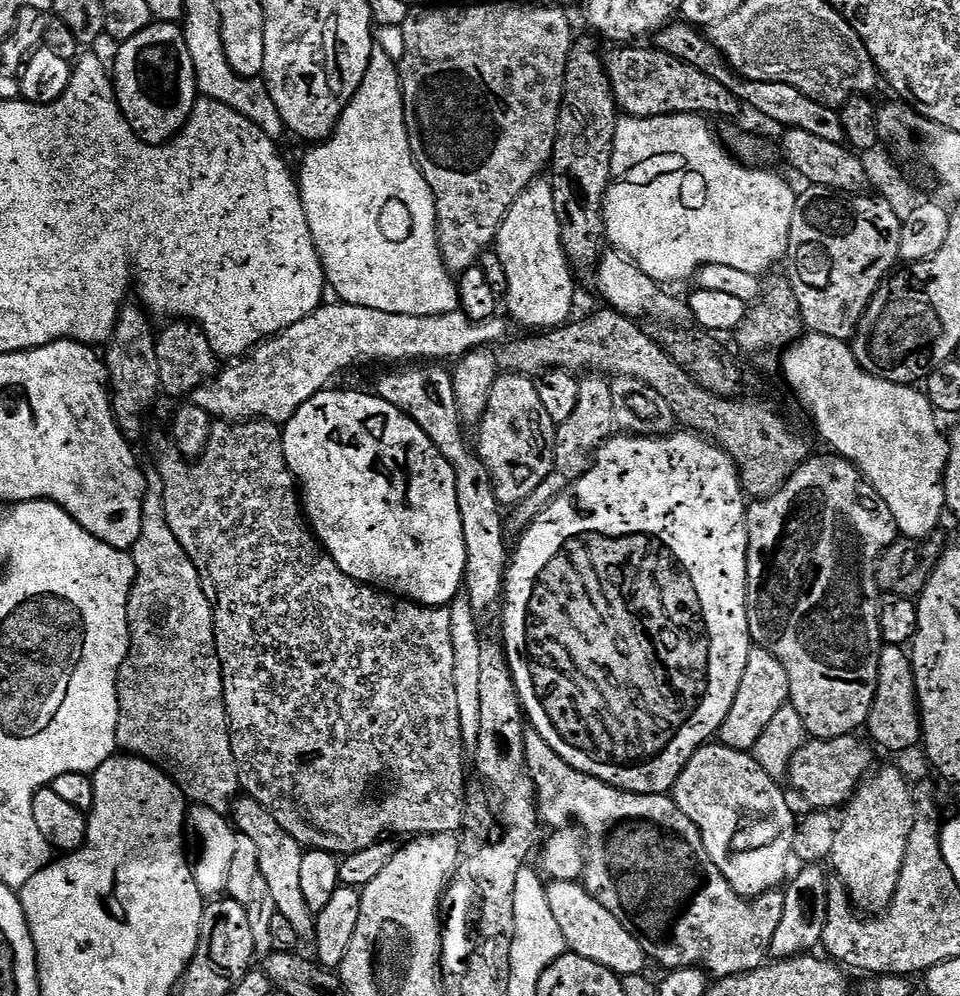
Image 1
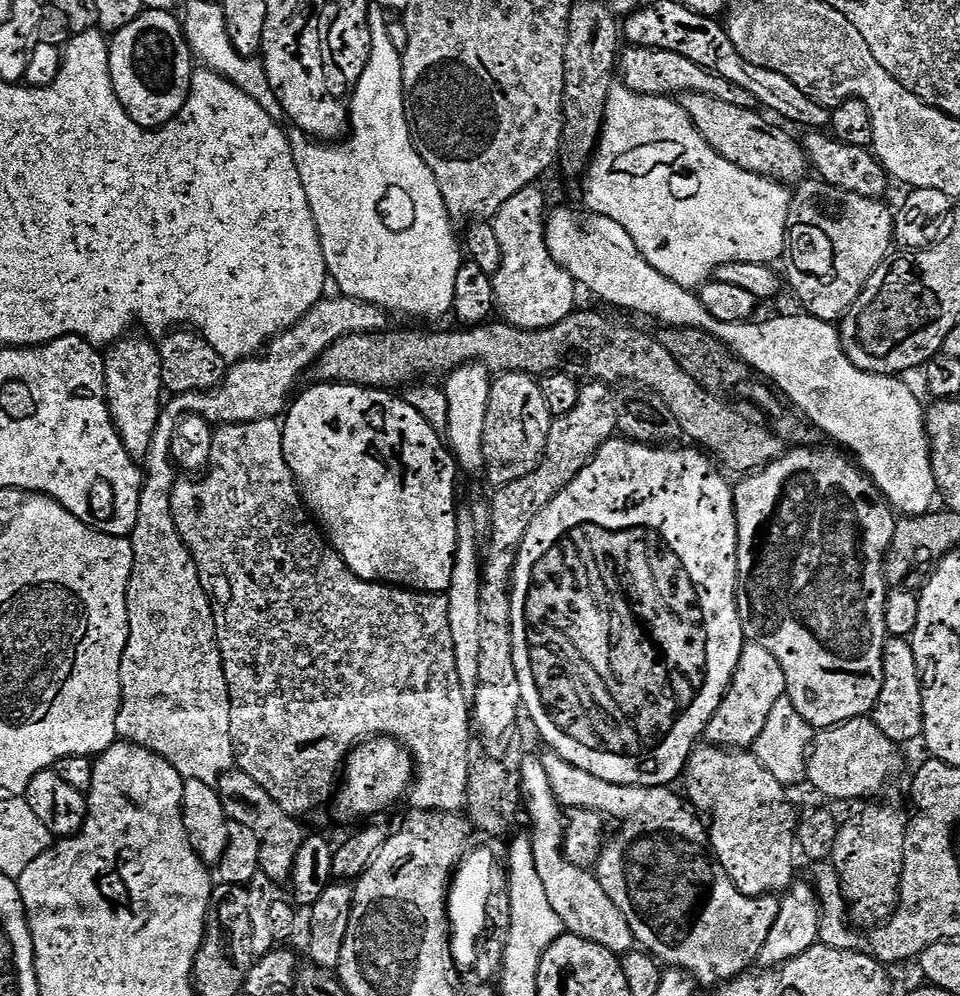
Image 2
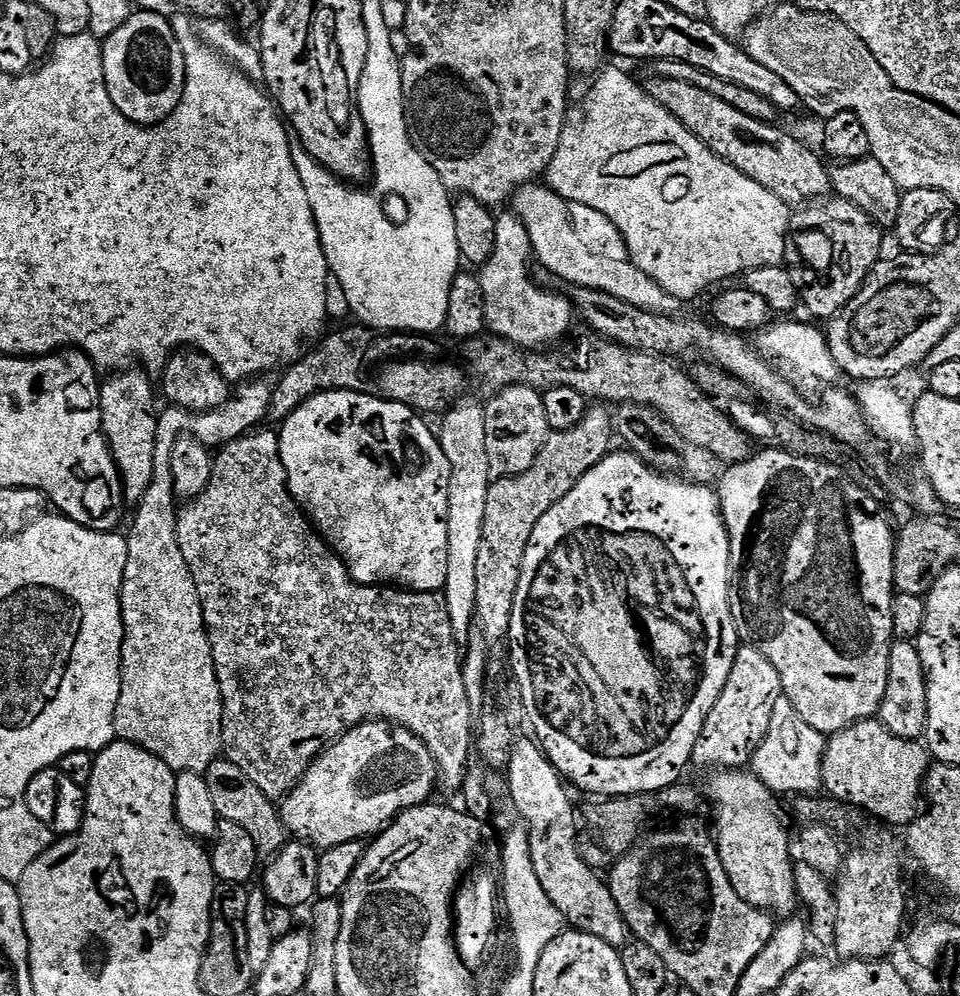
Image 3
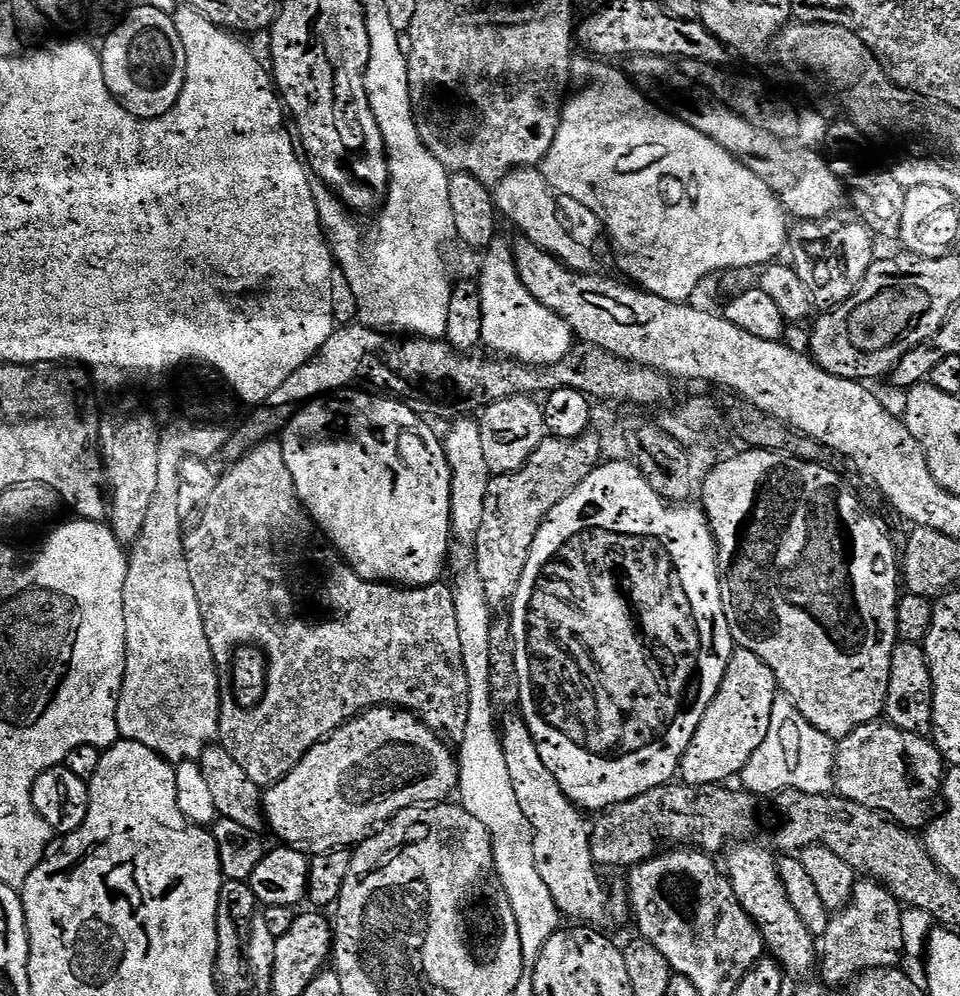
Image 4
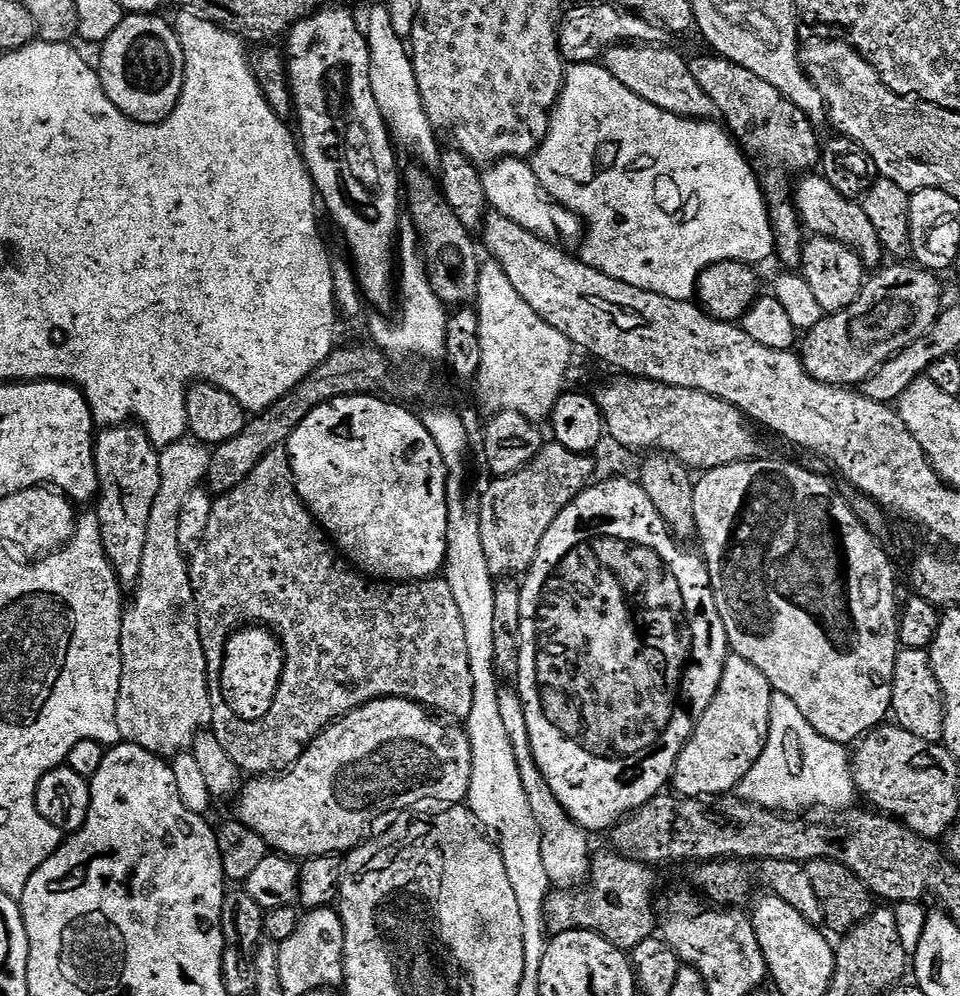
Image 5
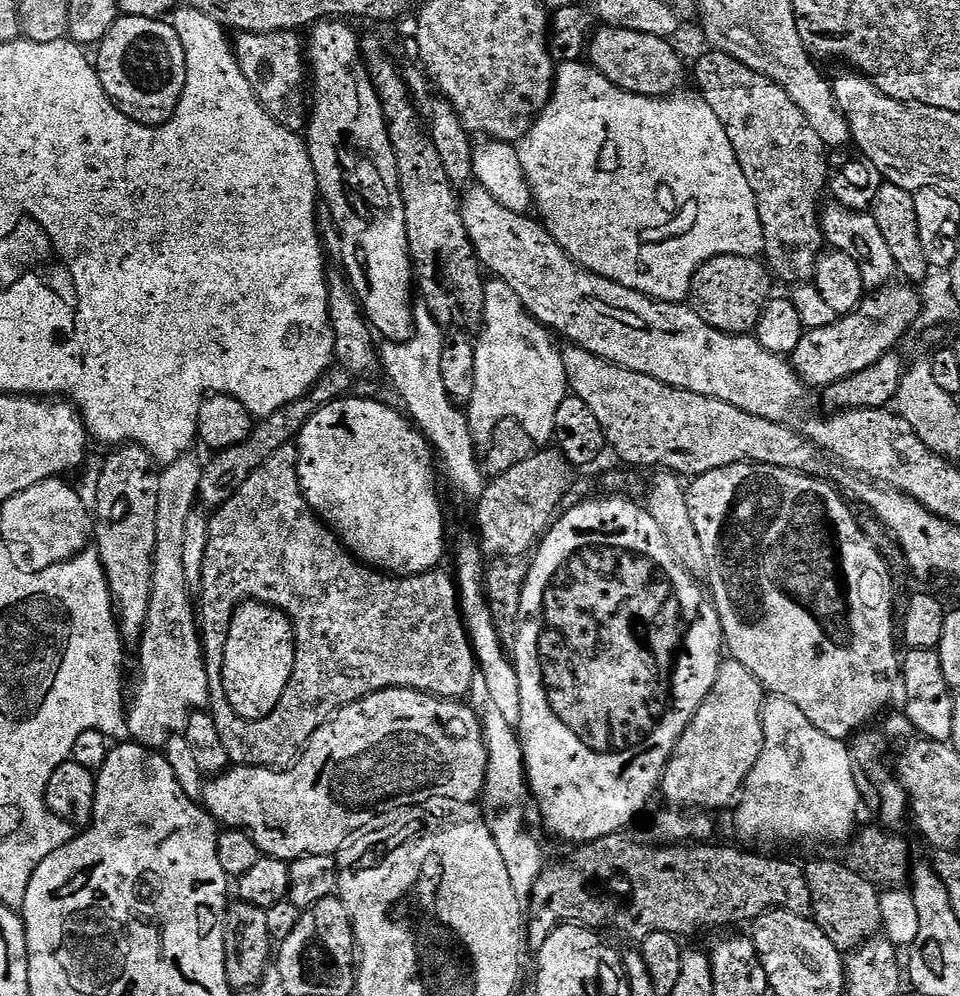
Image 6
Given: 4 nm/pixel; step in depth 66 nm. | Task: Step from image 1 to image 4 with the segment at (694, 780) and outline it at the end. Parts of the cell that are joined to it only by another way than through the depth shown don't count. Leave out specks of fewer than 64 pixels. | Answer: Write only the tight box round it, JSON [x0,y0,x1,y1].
[726,842,818,977]

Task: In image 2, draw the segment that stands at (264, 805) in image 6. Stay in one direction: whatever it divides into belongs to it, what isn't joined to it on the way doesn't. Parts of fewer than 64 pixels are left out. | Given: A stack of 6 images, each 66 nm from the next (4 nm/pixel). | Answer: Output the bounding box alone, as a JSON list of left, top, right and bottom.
[334,736,416,820]

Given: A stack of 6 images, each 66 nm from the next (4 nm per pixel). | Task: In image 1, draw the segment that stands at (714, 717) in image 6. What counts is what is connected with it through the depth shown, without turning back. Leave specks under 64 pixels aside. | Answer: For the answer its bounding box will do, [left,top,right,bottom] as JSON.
[722,646,792,746]

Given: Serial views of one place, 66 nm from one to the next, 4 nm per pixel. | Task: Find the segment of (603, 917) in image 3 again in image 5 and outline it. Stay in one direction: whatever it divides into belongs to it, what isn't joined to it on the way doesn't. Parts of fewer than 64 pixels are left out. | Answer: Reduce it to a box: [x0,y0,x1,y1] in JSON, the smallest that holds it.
[498,687,590,890]

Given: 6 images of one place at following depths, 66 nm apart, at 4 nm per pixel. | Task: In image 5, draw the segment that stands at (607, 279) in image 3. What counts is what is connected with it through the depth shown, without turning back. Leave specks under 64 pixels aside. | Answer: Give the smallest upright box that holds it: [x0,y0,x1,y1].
[482,156,557,242]

